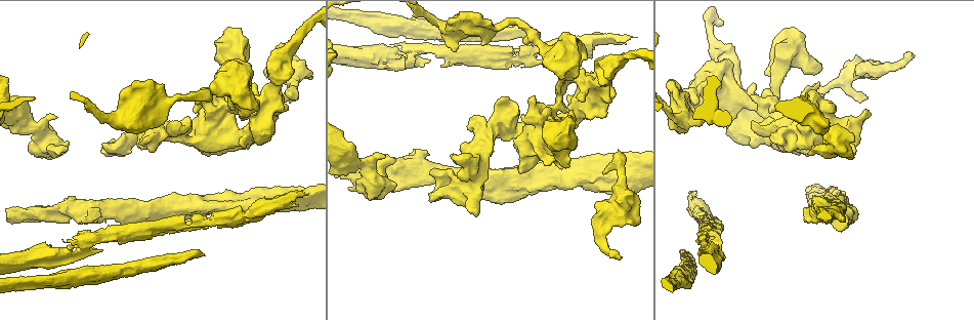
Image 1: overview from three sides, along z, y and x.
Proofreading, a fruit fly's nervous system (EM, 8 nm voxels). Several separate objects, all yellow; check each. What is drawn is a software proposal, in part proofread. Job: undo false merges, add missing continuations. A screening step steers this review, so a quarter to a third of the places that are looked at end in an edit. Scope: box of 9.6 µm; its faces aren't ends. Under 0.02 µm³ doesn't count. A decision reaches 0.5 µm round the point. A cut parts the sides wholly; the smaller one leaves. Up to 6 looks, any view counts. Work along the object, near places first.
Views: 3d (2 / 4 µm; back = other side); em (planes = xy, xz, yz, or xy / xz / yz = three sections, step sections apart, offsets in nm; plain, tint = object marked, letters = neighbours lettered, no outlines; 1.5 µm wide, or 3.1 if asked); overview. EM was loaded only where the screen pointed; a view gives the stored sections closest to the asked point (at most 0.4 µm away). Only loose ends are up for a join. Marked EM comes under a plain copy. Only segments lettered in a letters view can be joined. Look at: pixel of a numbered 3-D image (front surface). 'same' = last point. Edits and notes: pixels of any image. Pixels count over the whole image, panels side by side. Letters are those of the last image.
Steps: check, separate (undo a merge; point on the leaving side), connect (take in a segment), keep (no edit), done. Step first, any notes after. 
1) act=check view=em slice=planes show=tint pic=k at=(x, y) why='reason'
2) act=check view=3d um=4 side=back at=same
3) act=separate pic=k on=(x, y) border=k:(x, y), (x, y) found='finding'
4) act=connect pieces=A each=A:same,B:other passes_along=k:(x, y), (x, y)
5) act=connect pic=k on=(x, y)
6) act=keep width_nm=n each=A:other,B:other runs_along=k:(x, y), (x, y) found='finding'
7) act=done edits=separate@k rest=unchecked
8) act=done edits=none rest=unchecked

act=check view=em slice=xz step=8 show=letters pic=1 at=(68, 144) why='stops while still wide'

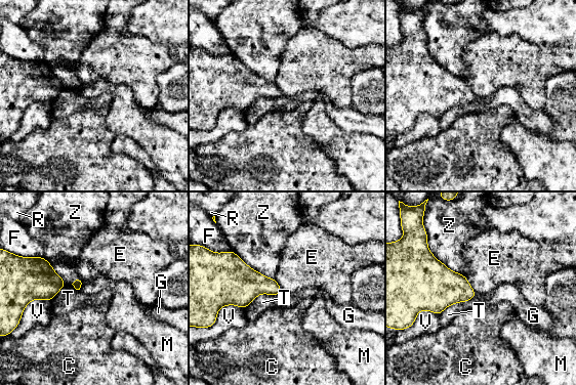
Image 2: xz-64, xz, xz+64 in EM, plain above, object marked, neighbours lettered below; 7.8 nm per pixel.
act=keep longest_contact=Z:400nm each=C:other,E:other,F:other,G:other,M:other,R:other,T:other,V:other,Z:other found='none of them fits'

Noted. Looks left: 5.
act=check view=em slice=planes show=letters pic=1 at=(569, 110) why='branch stops here'

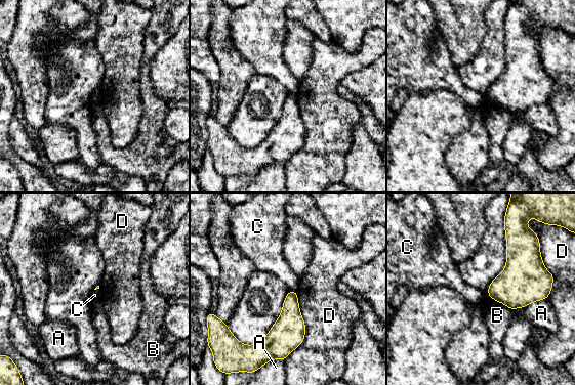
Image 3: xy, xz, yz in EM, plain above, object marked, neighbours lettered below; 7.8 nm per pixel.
act=keep each=A:other,B:other,C:other,D:other border=3:(290, 289), (295, 291) found='none of them fits'

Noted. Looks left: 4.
act=check view=em slice=xz step=8 show=letters pic=1 at=(291, 96) why='branch stops here'

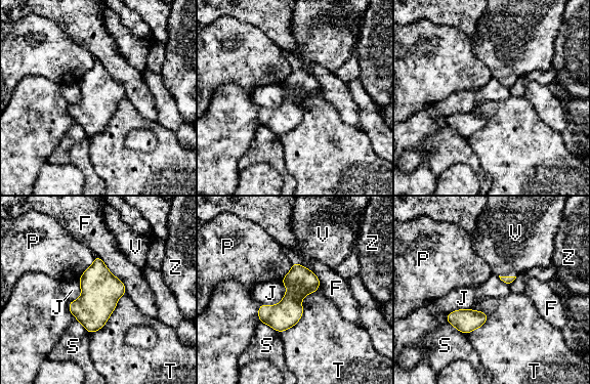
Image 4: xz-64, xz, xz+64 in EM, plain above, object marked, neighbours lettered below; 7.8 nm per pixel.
act=connect pieces=V each=F:other,J:other,P:other,S:other,T:other,V:same,Z:other passes_along=4:(300, 282), (299, 264), (320, 240) found='it goes on there'

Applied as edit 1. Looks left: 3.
act=done edits=connect@4 rest=unchecked

